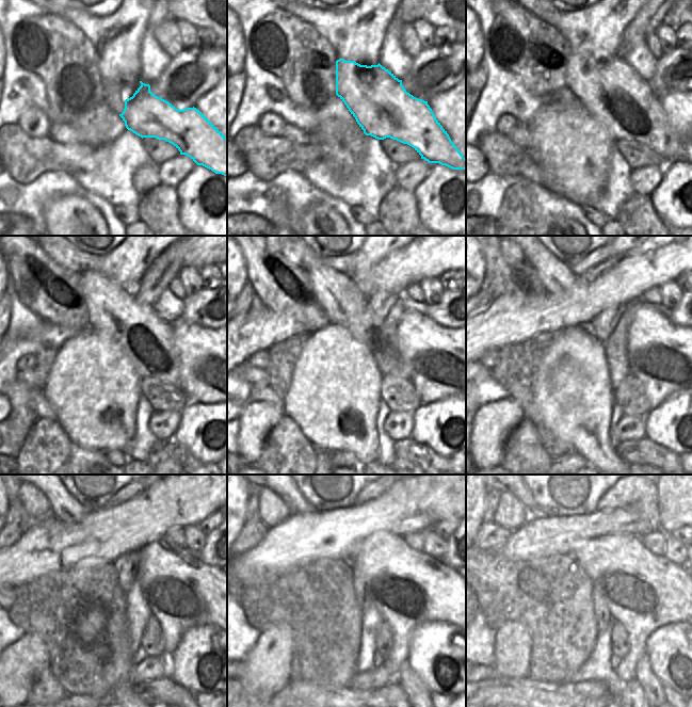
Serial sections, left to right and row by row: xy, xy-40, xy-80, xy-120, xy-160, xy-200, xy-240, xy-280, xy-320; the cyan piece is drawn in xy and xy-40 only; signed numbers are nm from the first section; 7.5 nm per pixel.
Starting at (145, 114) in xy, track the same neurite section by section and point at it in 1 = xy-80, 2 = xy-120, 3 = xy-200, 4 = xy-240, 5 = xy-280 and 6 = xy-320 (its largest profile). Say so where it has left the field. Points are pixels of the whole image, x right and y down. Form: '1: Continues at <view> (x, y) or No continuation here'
1: Continues at xy-80 (609, 89)
2: Continues at xy-120 (147, 340)
3: Continues at xy-200 (556, 276)
4: Continues at xy-240 (63, 505)
5: Continues at xy-280 (291, 496)
6: Continues at xy-320 (525, 496)

